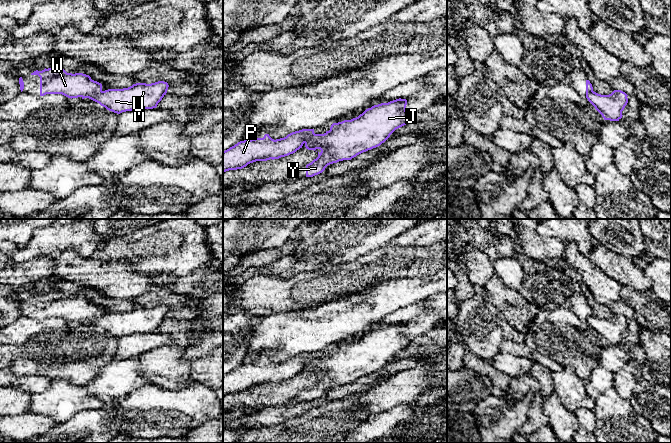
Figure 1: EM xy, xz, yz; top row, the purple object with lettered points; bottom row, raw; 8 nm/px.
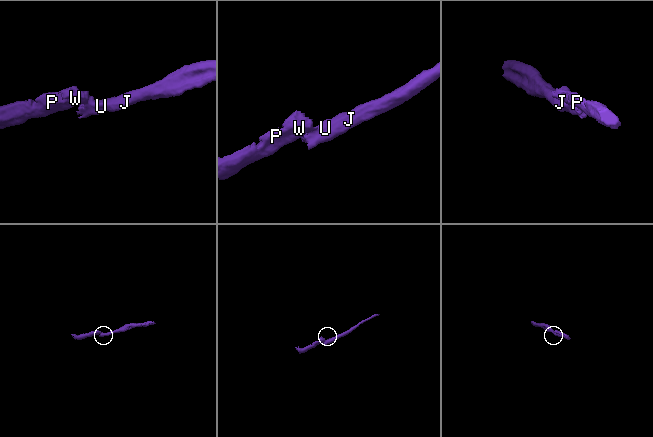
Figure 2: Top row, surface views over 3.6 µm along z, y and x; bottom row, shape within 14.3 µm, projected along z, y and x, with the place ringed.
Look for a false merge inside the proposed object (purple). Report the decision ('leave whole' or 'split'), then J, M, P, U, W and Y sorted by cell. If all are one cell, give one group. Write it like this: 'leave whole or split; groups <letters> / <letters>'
split; groups J M U Y / P W

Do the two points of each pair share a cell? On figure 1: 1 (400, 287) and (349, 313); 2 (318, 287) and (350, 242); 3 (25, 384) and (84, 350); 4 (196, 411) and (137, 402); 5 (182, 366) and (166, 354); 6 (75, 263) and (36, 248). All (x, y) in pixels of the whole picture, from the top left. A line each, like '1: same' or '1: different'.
1: same
2: different
3: different
4: same
5: same
6: different

